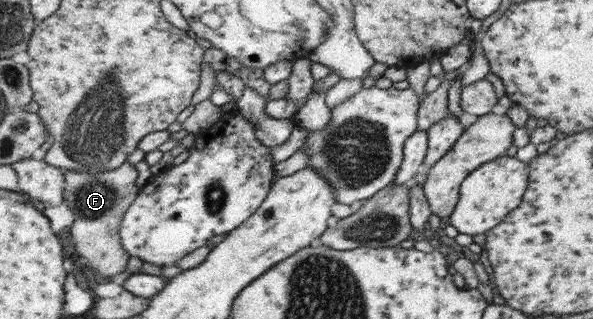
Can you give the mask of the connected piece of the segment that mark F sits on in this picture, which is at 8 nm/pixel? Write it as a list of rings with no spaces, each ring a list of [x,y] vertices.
[[[126,161],[121,167],[102,172],[64,170],[65,203],[74,213],[70,233],[75,238],[79,260],[86,261],[101,280],[119,275],[129,269],[130,253],[122,242],[122,221],[127,210],[139,197],[141,187],[137,187],[137,169]]]

